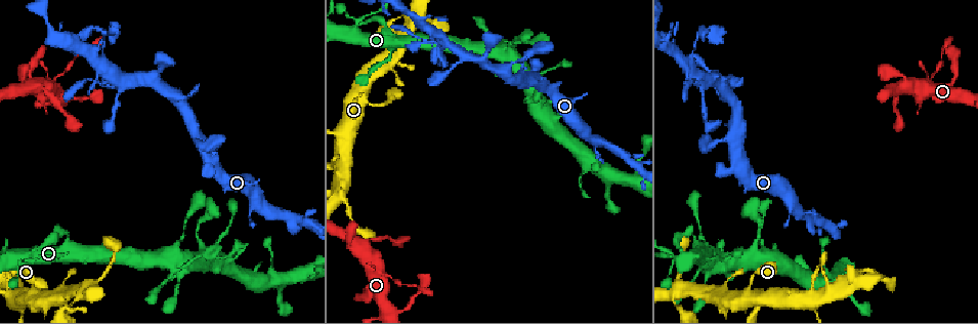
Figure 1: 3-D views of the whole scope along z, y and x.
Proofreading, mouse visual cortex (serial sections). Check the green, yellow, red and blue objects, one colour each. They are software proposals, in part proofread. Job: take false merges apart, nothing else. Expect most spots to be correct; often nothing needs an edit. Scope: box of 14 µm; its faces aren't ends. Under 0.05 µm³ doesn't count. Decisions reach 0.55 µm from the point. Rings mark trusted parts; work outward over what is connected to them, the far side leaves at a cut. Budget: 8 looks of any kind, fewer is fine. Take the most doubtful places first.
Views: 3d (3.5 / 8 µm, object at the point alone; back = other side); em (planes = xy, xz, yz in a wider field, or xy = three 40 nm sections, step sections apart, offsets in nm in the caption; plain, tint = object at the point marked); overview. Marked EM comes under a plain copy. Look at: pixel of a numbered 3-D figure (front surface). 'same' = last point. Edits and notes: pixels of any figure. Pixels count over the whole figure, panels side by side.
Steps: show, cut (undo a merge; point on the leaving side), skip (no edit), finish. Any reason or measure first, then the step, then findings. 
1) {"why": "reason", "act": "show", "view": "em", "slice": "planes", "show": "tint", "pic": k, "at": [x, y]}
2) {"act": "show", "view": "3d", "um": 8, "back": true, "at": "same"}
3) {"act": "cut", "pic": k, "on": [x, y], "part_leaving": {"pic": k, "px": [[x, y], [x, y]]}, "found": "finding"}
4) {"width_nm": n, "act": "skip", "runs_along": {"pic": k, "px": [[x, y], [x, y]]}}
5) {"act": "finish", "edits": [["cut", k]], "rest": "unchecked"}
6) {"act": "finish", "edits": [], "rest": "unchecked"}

{"why": "abrupt turn", "act": "show", "view": "3d", "um": 3.5, "pic": 1, "at": [104, 35]}

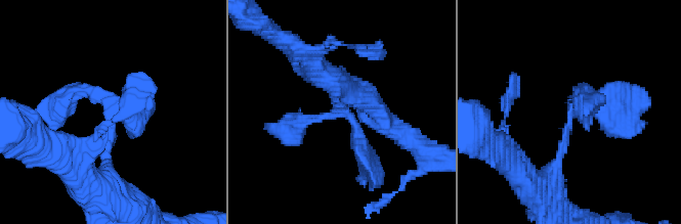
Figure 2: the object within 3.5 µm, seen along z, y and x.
{"why": "now the EM", "act": "show", "view": "em", "slice": "xy", "step": 3, "show": "tint", "pic": 2, "at": [340, 110]}

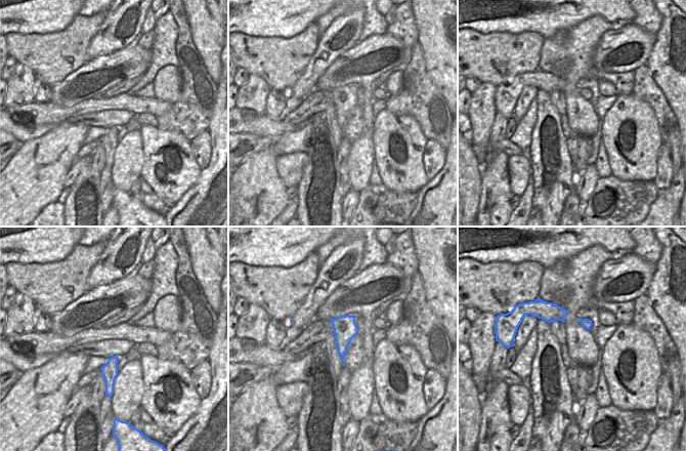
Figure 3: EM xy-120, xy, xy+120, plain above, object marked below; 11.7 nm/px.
{"arm_widths_nm": [150, 200, 300], "act": "skip", "runs_along": {"pic": 2, "px": [[550, 175], [573, 103], [623, 109]]}, "found": "all the same cell"}

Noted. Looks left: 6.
{"act": "show", "view": "3d", "um": 3.5, "pic": 1, "at": [30, 293]}

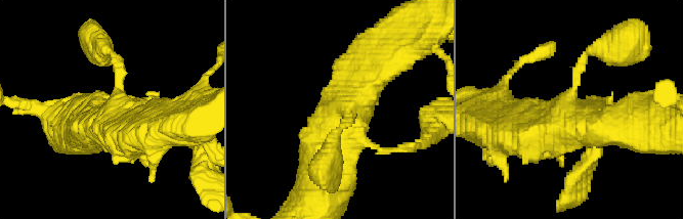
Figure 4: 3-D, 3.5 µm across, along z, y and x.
{"act": "show", "view": "em", "slice": "xy", "step": 3, "show": "tint", "pic": 4, "at": [569, 116]}

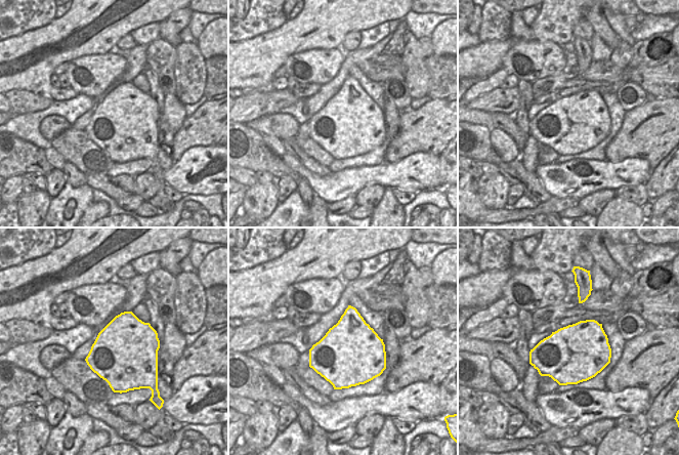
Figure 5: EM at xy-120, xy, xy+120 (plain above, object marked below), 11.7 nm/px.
{"act": "skip", "runs_along": {"pic": 4, "px": [[589, 52], [568, 116], [629, 125]]}, "found": "one cell here"}

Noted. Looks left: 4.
{"why": "narrows sharply", "act": "show", "view": "3d", "um": 3.5, "pic": 1, "at": [48, 254]}

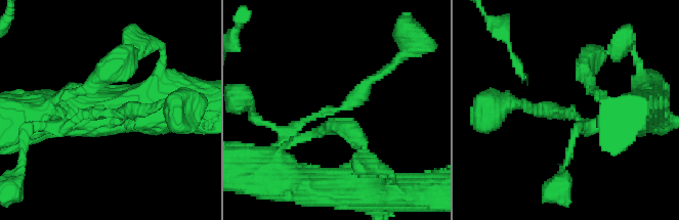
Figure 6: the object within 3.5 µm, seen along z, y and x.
{"act": "show", "view": "em", "slice": "xy", "step": 5, "show": "tint", "pic": 6, "at": [340, 105]}

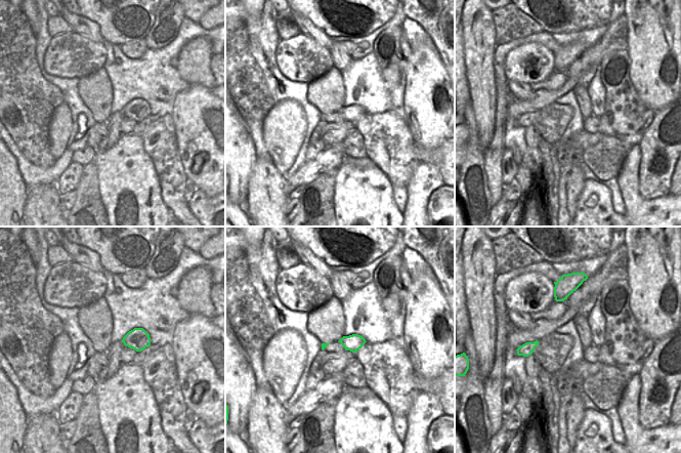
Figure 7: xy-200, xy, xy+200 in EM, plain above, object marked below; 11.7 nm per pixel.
{"arm_widths_nm": [150, 200], "act": "skip", "runs_along": {"pic": 6, "px": [[284, 137], [322, 111], [350, 105], [391, 67]]}, "found": "all the same cell"}

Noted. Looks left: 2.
{"why": "a narrow waist", "act": "show", "view": "3d", "um": 3.5, "pic": 1, "at": [420, 293]}

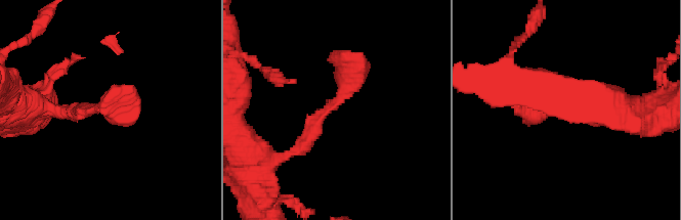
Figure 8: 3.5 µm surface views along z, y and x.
{"act": "show", "view": "em", "slice": "xy", "step": 2, "show": "tint", "pic": 8, "at": [115, 108]}

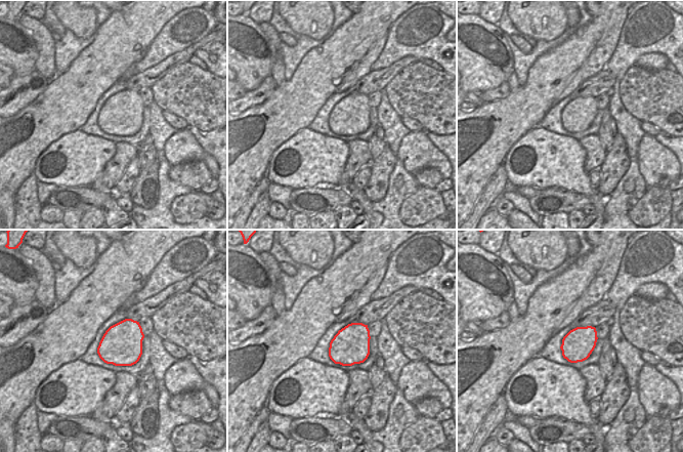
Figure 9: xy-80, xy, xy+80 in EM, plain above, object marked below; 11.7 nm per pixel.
{"act": "skip", "found": "continuous, no second cell"}

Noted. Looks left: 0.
{"act": "finish", "edits": [], "rest": "unchecked"}

